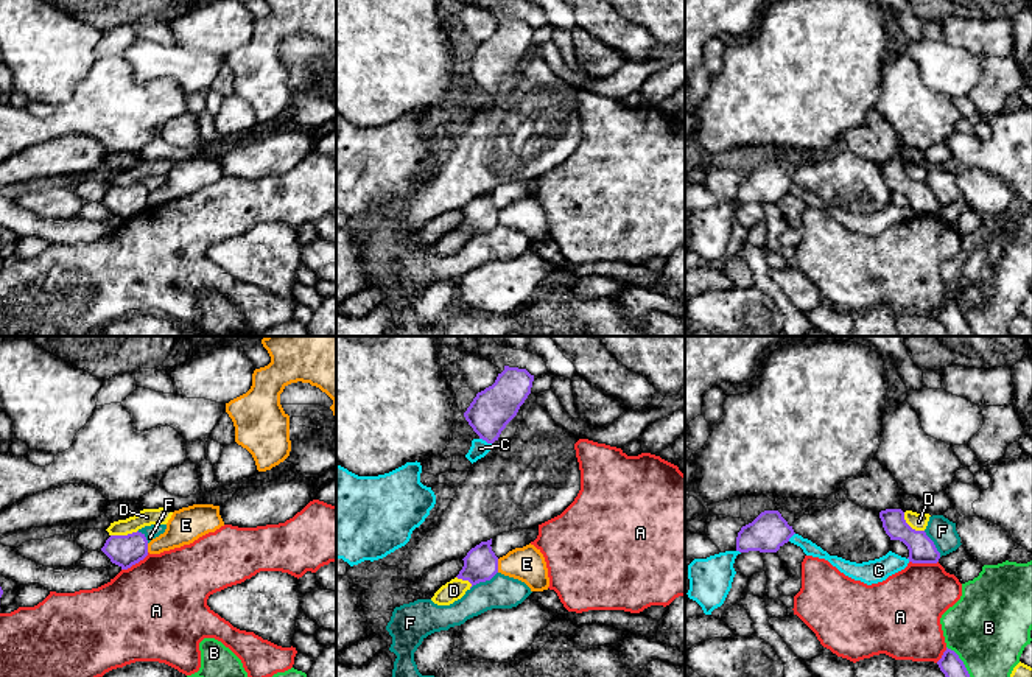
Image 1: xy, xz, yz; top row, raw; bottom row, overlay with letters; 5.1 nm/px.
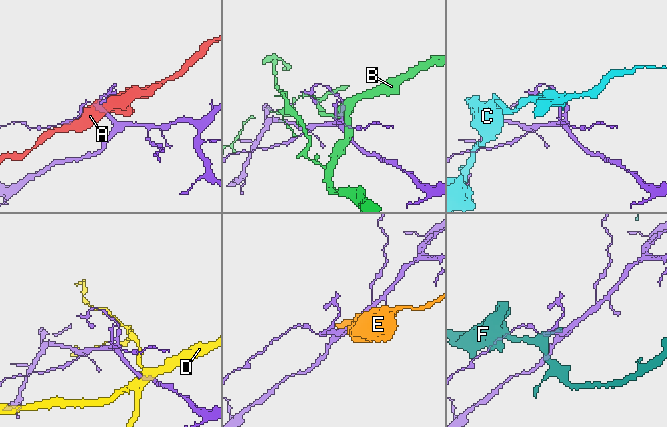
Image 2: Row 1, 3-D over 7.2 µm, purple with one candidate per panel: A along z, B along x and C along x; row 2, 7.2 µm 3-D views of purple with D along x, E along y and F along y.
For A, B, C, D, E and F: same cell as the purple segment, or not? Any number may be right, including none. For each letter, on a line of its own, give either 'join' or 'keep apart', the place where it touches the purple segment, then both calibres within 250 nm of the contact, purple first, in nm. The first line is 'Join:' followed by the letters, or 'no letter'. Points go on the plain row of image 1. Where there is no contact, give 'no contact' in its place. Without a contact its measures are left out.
Join: no letter
A: keep apart; meets purple in yz at (923, 213); 140 nm thick on the purple side, 360 nm on the other
B: keep apart; meets purple in yz at (964, 316); 120 nm thick on the purple side, 420 nm on the other
C: keep apart; meets purple in xz at (486, 92); 220 nm thick on the purple side, 90 nm on the other
D: keep apart; meets purple in yz at (909, 178); 140 nm thick on the purple side, 90 nm on the other
E: keep apart; meets purple in xz at (497, 217); 170 nm thick on the purple side, 180 nm on the other
F: keep apart; meets purple in xz at (483, 232); 170 nm thick on the purple side, 180 nm on the other

